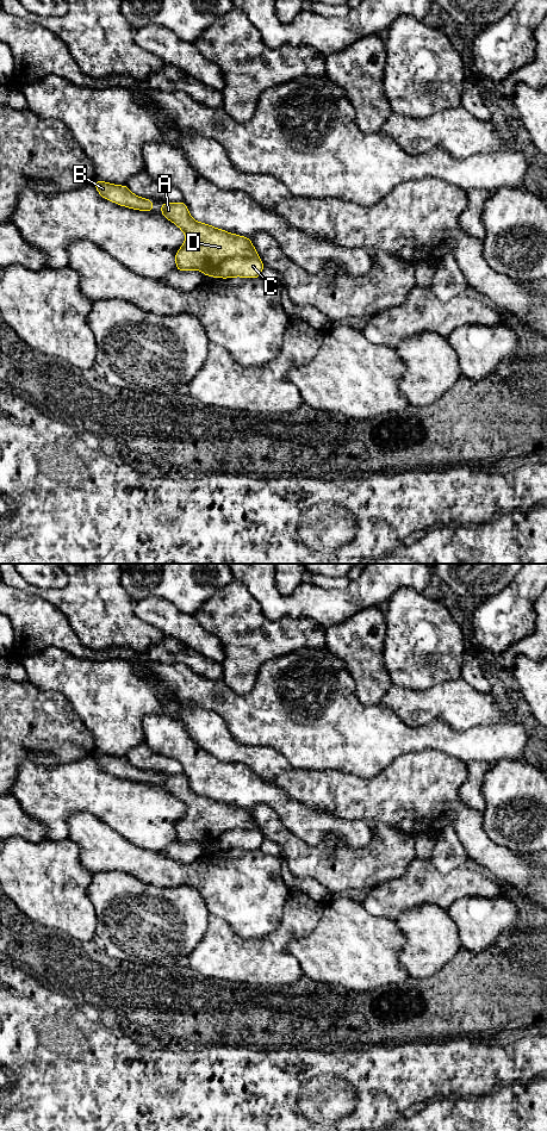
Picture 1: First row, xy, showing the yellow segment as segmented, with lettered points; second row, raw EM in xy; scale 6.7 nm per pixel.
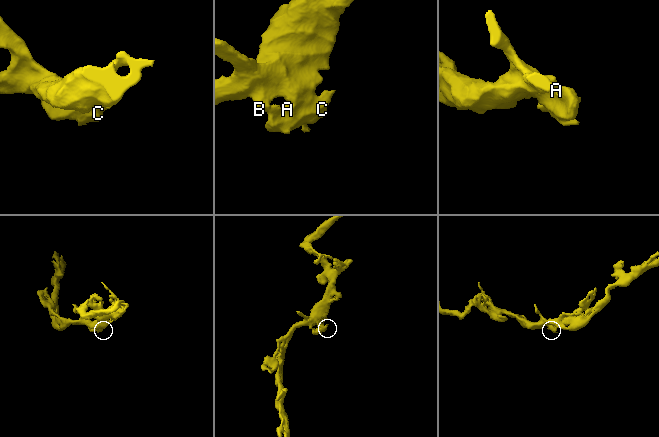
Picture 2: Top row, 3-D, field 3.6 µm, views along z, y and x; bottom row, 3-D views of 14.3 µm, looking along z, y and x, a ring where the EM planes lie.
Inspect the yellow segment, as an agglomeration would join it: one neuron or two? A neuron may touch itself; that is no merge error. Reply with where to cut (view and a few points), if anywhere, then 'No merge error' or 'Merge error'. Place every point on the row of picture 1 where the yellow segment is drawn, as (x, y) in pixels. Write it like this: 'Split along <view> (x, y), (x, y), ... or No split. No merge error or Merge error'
Split along xy (256, 255), (227, 258), (211, 275). Merge error

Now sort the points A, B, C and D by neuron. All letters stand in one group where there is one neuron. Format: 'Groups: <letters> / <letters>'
Groups: A B D / C

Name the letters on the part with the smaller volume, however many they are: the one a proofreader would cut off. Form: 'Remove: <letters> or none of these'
Remove: C

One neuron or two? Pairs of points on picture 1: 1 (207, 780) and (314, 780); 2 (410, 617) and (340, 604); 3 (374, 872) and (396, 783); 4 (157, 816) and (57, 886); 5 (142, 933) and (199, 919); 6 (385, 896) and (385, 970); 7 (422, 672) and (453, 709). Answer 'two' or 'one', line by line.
1: two
2: two
3: two
4: two
5: one
6: two
7: two

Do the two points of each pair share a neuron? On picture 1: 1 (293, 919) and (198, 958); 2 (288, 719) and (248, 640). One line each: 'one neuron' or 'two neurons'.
1: one neuron
2: two neurons

